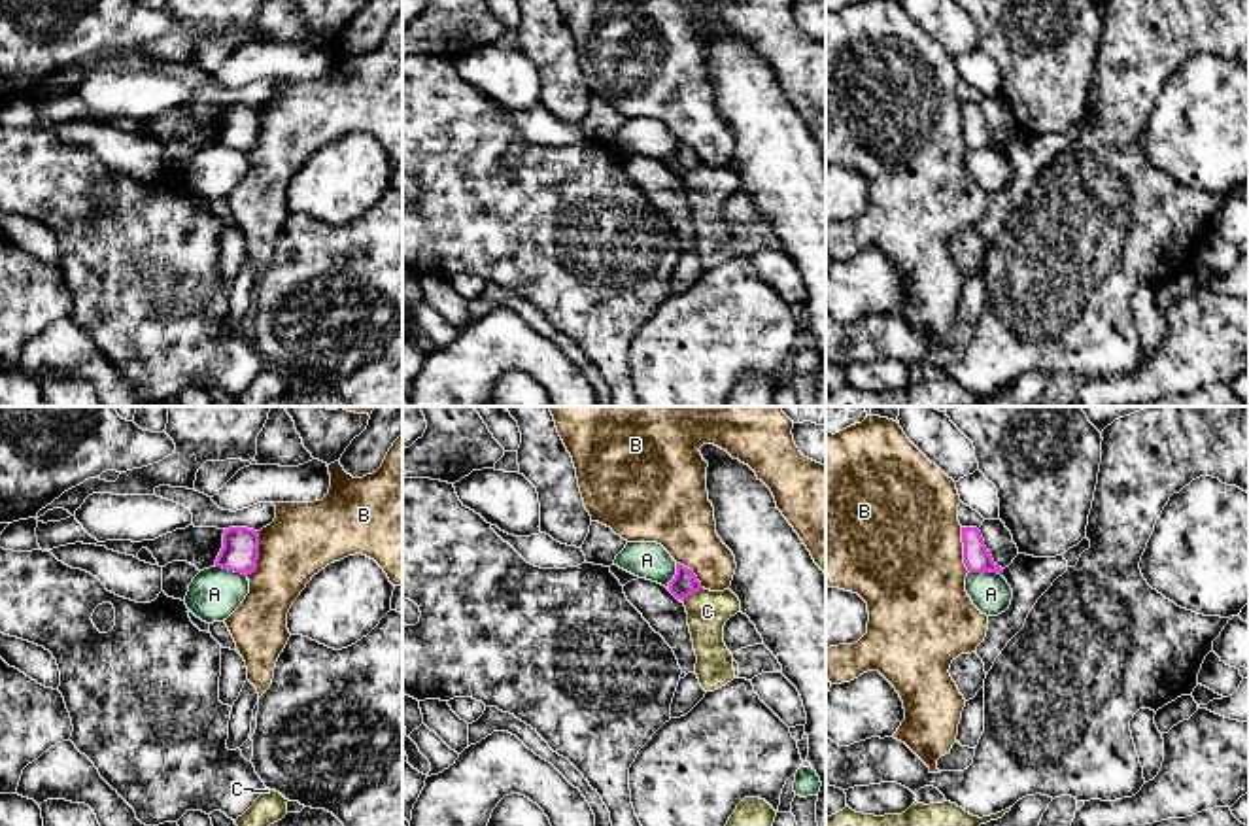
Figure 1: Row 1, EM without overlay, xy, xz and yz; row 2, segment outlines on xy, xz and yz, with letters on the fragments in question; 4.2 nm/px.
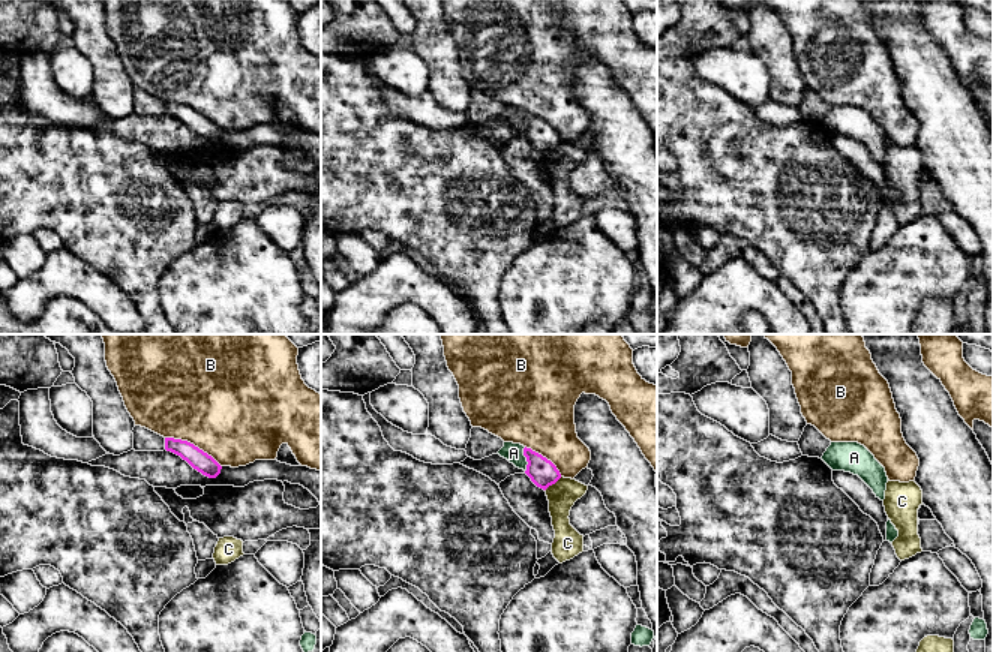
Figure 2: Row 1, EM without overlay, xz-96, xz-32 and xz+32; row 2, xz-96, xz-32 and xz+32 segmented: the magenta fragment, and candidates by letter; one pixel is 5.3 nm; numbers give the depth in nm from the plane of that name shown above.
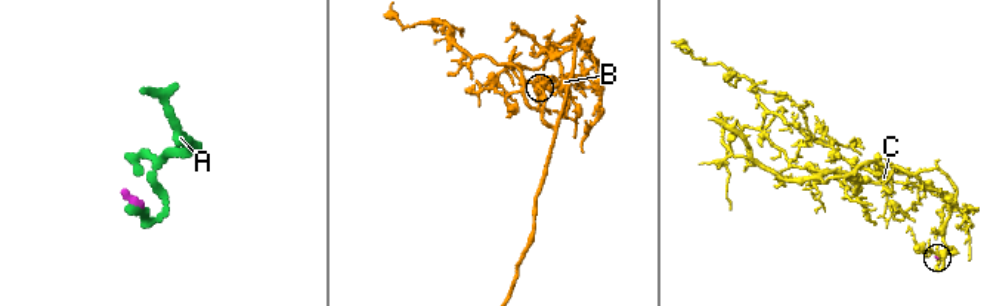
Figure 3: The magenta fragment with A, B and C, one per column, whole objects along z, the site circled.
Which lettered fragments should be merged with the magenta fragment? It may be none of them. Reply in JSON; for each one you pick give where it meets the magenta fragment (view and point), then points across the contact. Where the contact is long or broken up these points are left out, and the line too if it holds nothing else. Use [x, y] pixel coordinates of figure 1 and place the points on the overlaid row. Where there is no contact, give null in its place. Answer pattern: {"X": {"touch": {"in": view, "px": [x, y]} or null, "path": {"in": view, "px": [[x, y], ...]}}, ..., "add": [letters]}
{"add": []}

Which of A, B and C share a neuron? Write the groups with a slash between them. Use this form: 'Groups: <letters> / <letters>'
Groups: A / B / C

